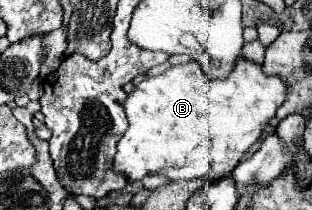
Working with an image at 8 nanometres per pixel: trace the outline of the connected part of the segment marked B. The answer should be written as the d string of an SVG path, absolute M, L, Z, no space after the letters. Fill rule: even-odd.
M238 57L232 73L224 79L216 79L216 81L210 81L206 77L206 73L202 73L202 67L198 65L198 61L190 61L190 63L184 63L184 65L172 65L168 71L164 71L162 75L158 77L150 77L150 79L144 79L142 83L136 85L136 89L126 97L124 101L124 107L126 107L126 117L128 117L128 131L124 133L124 137L118 141L118 153L114 157L114 167L116 171L124 173L130 181L140 181L144 175L152 175L152 173L158 173L158 175L166 175L168 179L196 179L196 177L204 177L204 179L222 179L226 175L230 175L234 171L234 167L240 163L242 155L260 139L262 131L268 127L268 121L276 115L276 109L286 101L286 97L290 95L290 85L286 85L286 81L282 81L282 77L274 77L274 75L266 75L262 73L262 65L254 63L254 61L248 61L244 57Z

